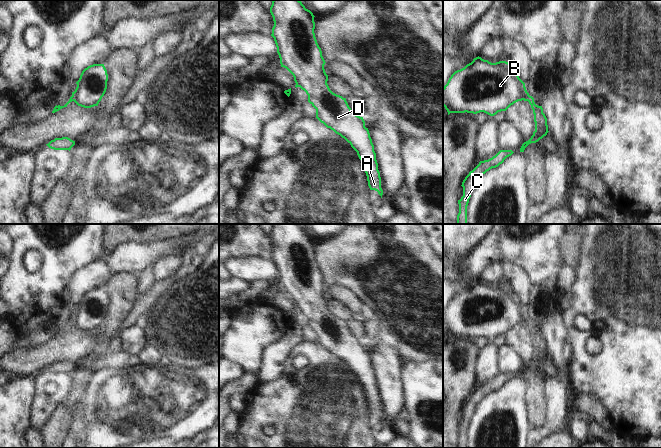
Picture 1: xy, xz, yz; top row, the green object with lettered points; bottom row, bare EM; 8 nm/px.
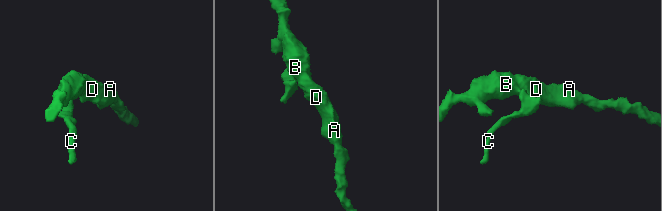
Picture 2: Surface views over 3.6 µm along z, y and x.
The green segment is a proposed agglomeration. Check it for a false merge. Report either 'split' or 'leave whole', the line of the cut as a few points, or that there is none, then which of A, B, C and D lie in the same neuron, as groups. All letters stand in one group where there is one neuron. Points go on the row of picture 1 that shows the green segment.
split; cut in yz along (528, 94), (526, 100); A B D / C

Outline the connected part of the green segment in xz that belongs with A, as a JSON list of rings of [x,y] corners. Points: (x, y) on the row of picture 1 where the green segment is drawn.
[[[273,0],[270,13],[274,21],[271,36],[277,47],[281,67],[286,68],[293,75],[296,85],[306,92],[308,102],[316,109],[316,118],[344,138],[357,152],[370,190],[377,191],[382,198],[383,190],[376,153],[365,121],[351,110],[346,98],[333,93],[327,84],[328,75],[324,69],[326,62],[314,33],[315,16],[300,0]]]

